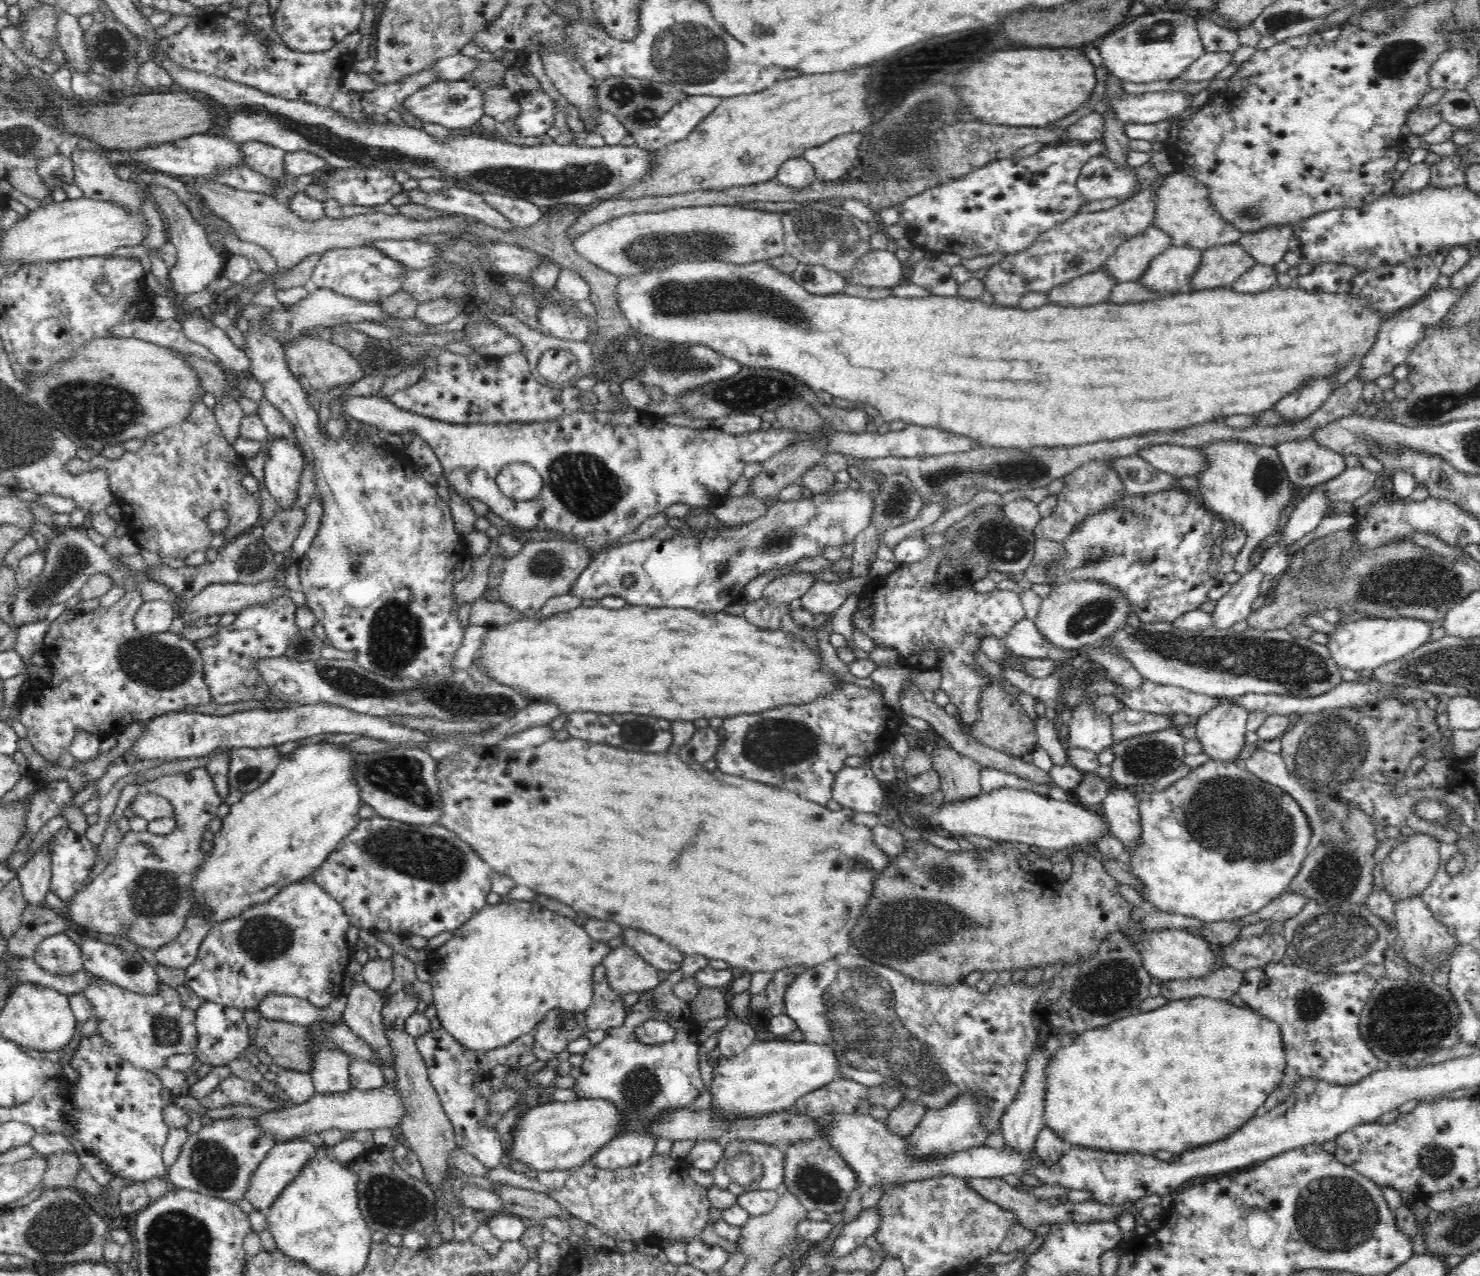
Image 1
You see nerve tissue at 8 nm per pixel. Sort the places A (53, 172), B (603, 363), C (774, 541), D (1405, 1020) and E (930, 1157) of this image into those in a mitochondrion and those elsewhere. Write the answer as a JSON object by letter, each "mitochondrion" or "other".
{"A":"mitochondrion","B":"other","C":"mitochondrion","D":"mitochondrion","E":"other"}

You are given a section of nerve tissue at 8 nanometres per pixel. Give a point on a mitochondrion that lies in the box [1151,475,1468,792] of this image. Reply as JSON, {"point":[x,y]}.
{"point":[1407,579]}

